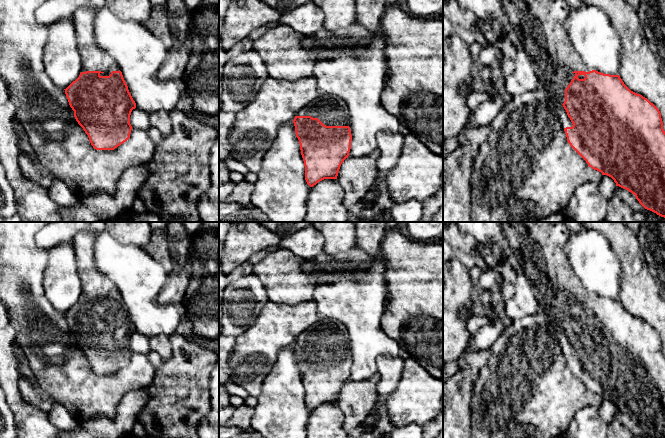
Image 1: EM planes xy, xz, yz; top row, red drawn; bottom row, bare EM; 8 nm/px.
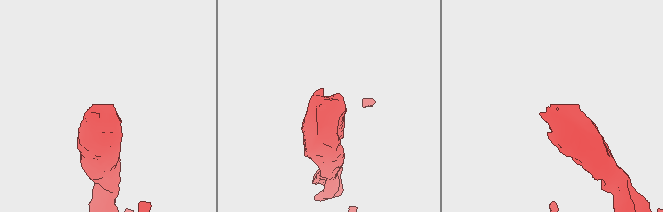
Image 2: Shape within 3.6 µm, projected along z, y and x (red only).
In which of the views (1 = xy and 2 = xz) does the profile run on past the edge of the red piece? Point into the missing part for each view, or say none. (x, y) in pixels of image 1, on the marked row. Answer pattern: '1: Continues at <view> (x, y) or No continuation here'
1: Continues at xy (93, 59)
2: Continues at xz (331, 110)

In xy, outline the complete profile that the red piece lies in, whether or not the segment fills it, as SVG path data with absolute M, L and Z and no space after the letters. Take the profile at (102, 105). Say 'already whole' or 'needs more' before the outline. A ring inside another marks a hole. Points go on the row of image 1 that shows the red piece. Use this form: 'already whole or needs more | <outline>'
needs more | M80 7L73 15L78 51L82 59L79 77L65 90L74 117L89 137L96 150L114 150L130 138L130 115L136 108L118 64L99 49L94 33L94 21L98 10Z

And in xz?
needs more | M322 94L301 108L293 123L304 161L307 184L313 187L324 179L337 179L340 166L348 158L351 149L352 135L346 102L338 96Z

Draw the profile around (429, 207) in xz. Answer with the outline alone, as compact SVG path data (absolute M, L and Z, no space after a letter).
M442 173L442 187L439 189L439 191L431 196L431 198L428 200L424 200L422 202L422 216L417 222L430 222L435 213L443 206L443 173Z

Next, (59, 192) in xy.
M54 179L52 185L47 188L48 196L59 206L73 207L78 198L70 191L68 186L59 179Z

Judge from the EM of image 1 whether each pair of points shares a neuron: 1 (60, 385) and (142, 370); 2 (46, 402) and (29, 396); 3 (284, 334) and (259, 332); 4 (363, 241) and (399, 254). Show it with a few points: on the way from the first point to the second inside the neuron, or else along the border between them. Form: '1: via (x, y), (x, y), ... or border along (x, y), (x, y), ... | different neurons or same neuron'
1: via (80, 385), (117, 385), (122, 381) | same neuron
2: via (42, 400), (33, 396) | same neuron
3: via (278, 332), (265, 332) | same neuron
4: border along (385, 232), (379, 251) | different neurons

